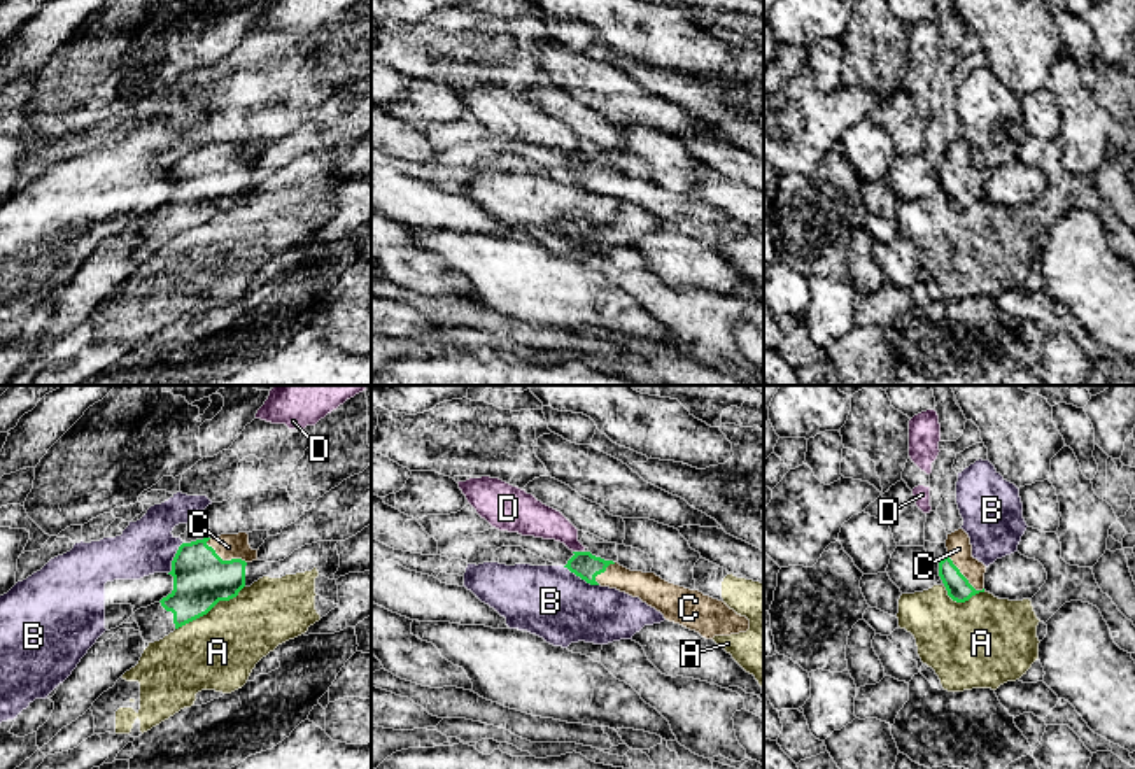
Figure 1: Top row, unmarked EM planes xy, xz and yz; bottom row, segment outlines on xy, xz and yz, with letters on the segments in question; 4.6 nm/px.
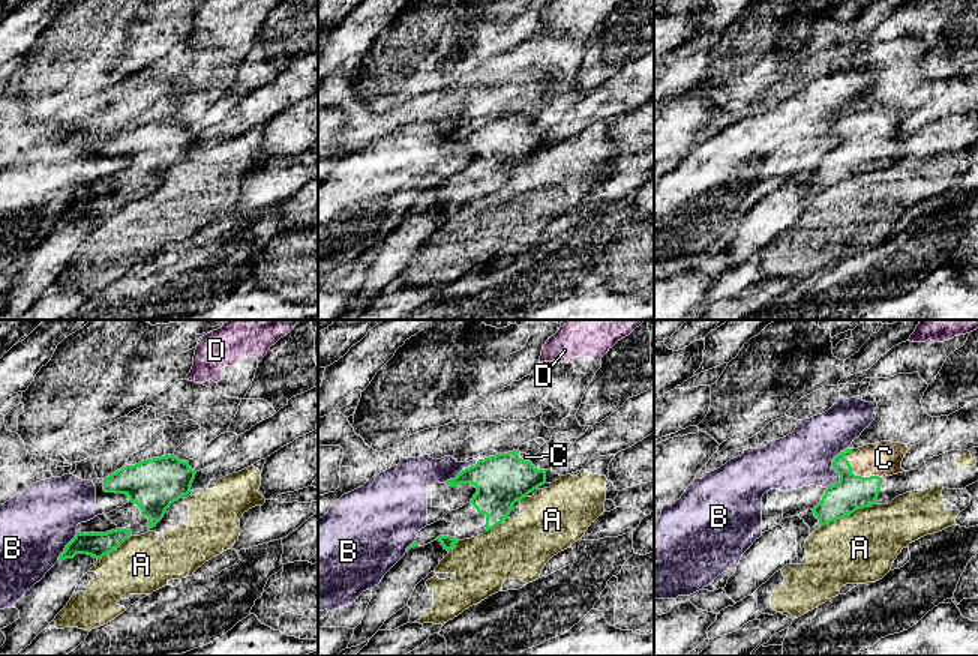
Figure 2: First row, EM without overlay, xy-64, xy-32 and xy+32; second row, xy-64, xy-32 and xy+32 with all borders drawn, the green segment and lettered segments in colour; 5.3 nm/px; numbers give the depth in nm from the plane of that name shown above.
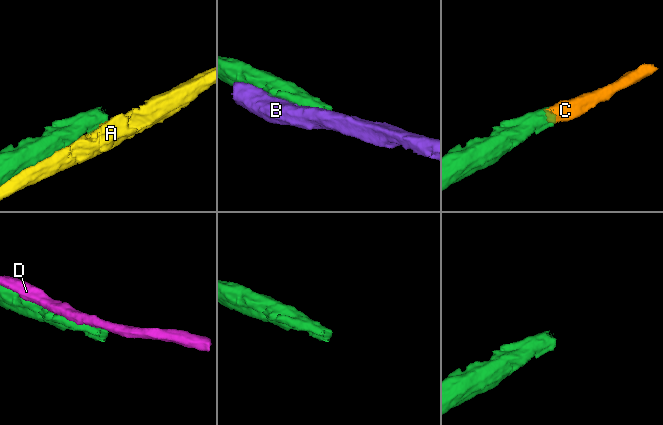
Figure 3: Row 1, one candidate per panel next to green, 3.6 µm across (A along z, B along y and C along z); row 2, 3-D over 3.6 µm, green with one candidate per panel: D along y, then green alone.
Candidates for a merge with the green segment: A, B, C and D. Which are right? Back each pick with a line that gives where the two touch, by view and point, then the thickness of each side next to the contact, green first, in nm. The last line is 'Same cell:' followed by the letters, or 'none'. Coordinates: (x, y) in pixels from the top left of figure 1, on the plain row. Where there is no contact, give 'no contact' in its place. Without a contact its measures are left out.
C: contact xy (226, 169); calibres 260 and 120 nm
Same cell: C

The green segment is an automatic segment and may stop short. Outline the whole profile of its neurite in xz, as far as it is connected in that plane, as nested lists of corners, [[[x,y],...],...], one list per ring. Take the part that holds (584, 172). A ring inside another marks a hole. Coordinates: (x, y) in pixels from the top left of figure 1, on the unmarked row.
[[[573,159],[564,175],[590,193],[617,196],[639,205],[664,222],[666,228],[699,240],[706,247],[746,240],[750,228],[737,222],[723,208],[669,191],[655,180],[631,179],[618,170],[604,168],[590,159]]]

